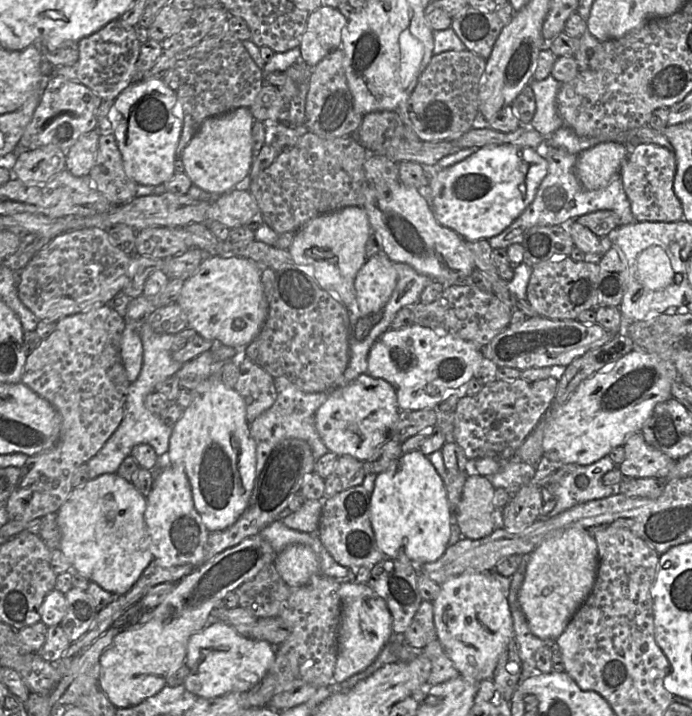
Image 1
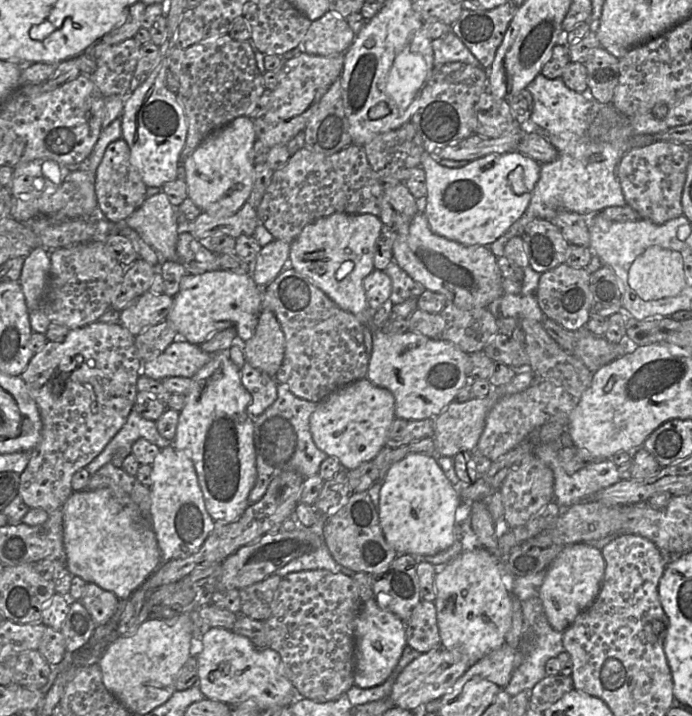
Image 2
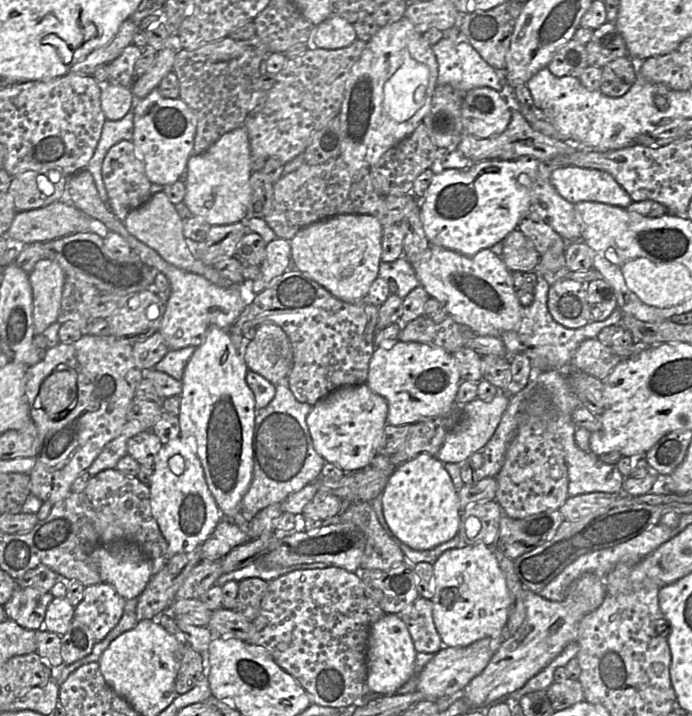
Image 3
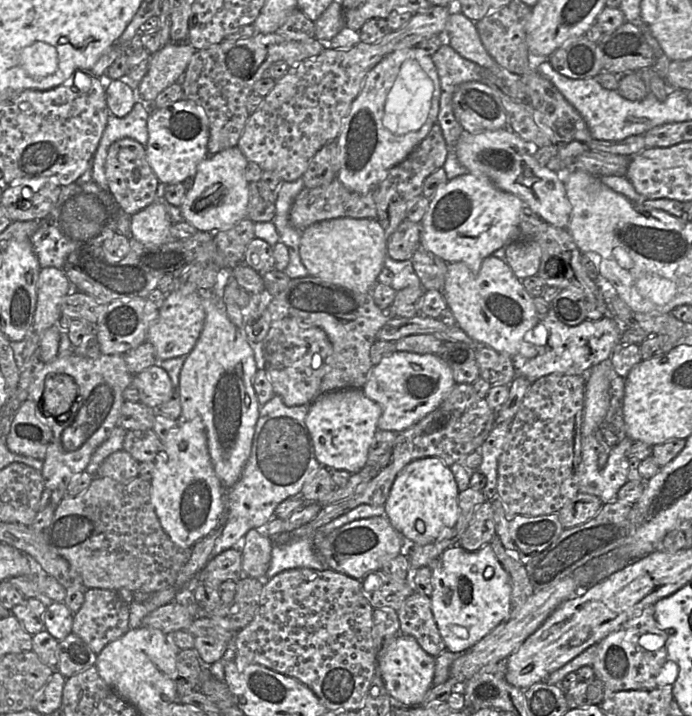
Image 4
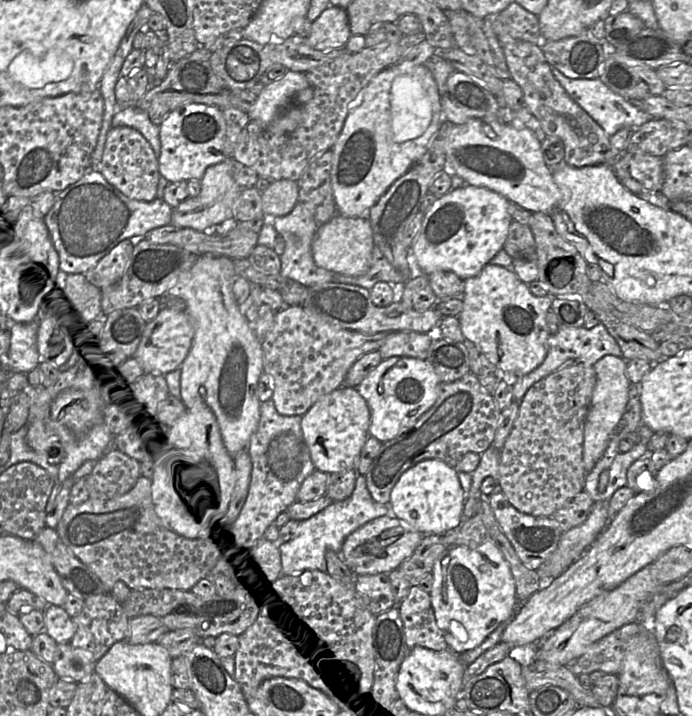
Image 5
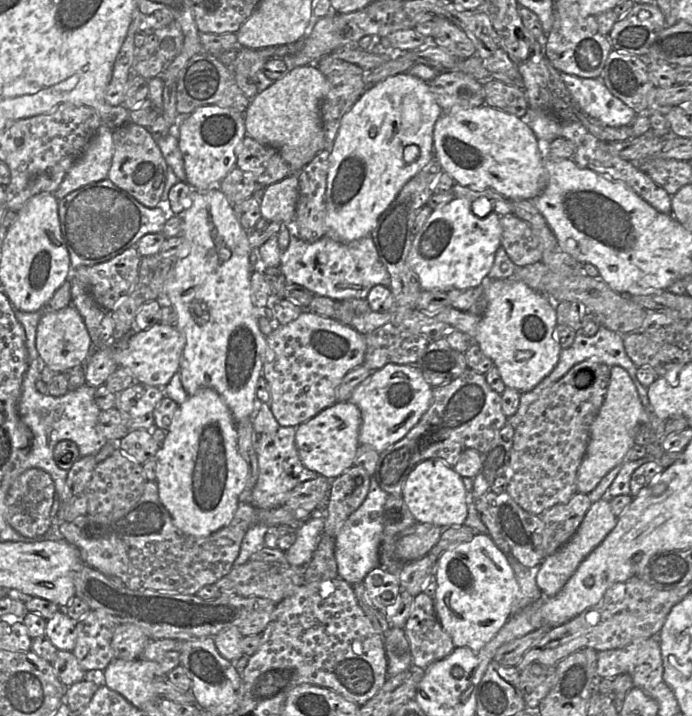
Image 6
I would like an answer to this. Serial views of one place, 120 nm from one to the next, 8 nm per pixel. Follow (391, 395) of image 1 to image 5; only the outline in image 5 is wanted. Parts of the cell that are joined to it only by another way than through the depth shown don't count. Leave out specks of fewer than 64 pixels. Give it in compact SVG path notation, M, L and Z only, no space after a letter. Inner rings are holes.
M341 386L320 397L302 416L301 430L316 470L331 474L356 470L356 464L369 435L371 412L354 387Z

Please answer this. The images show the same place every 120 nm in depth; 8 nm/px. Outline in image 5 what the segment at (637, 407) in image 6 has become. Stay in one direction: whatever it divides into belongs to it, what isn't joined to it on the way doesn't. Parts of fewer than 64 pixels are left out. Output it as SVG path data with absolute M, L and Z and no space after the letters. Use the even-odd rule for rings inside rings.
M604 356L594 365L596 383L584 424L583 468L590 472L603 456L611 433L619 423L627 402L631 382L626 374L626 361L616 356Z

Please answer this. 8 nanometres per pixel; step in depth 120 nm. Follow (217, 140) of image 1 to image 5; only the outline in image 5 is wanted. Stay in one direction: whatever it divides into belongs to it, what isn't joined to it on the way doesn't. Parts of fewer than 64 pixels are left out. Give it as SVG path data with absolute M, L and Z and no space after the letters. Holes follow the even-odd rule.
M226 158L218 164L209 166L200 181L200 193L196 197L185 199L173 209L170 225L178 229L190 228L203 232L211 226L233 221L232 206L241 191L232 176L234 165L232 158Z

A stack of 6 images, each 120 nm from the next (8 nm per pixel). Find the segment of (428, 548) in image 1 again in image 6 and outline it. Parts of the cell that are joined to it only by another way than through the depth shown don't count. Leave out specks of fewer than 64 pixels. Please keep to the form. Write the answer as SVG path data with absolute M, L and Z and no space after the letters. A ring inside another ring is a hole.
M427 459L418 463L407 476L401 497L417 523L446 529L464 525L467 518L467 492L462 477L441 459Z

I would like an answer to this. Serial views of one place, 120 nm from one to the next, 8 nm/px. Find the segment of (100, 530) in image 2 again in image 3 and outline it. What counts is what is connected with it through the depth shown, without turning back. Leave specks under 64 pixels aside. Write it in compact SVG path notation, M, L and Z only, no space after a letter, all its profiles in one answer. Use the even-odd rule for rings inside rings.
M123 544L119 551L99 546L90 553L90 558L96 565L102 583L113 586L125 600L138 599L153 576L150 559L134 544Z

